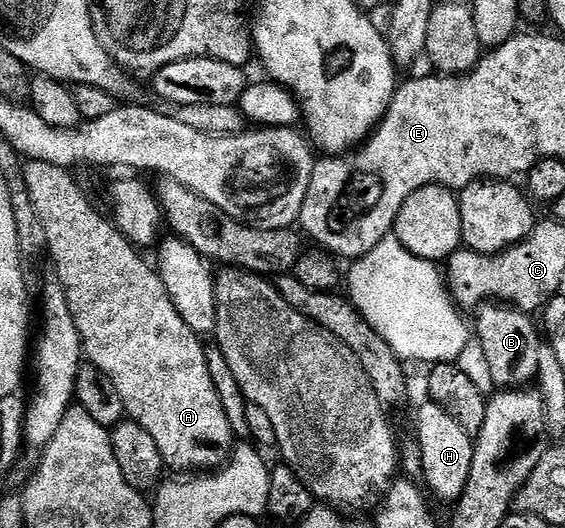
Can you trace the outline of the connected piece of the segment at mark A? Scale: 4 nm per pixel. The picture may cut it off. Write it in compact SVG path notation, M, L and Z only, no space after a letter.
M29 160L23 169L24 179L28 185L28 193L31 194L32 202L36 205L36 211L40 219L44 223L44 230L47 233L48 259L54 262L54 271L57 282L61 283L62 288L66 290L68 297L68 305L74 314L74 320L78 323L78 332L82 335L84 344L84 355L94 367L106 374L116 385L116 389L120 391L120 397L123 398L125 414L129 416L135 423L139 423L144 429L148 429L148 433L152 433L152 441L156 441L156 445L160 449L165 466L183 467L188 473L209 473L215 469L221 468L223 464L231 458L232 448L235 446L236 432L234 426L228 421L228 413L224 409L224 405L218 396L216 385L212 381L212 373L210 372L210 359L206 351L202 348L203 340L200 336L189 328L184 321L184 317L177 312L173 305L172 297L168 295L168 289L165 288L164 282L158 275L157 270L153 266L150 267L141 259L139 252L133 243L127 241L125 237L118 232L118 228L114 226L109 218L106 219L86 200L84 192L78 188L78 183L73 179L71 172L65 167L57 167L56 165L48 165L44 161Z

